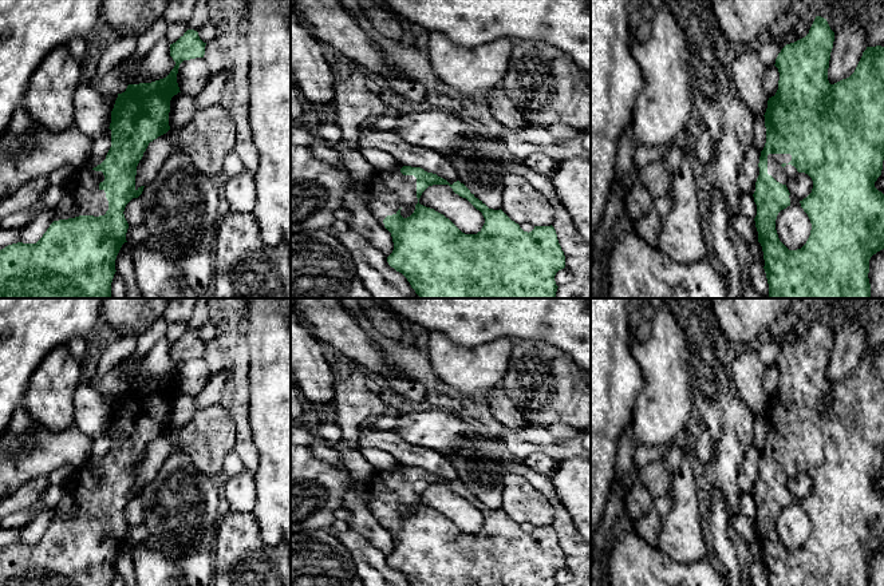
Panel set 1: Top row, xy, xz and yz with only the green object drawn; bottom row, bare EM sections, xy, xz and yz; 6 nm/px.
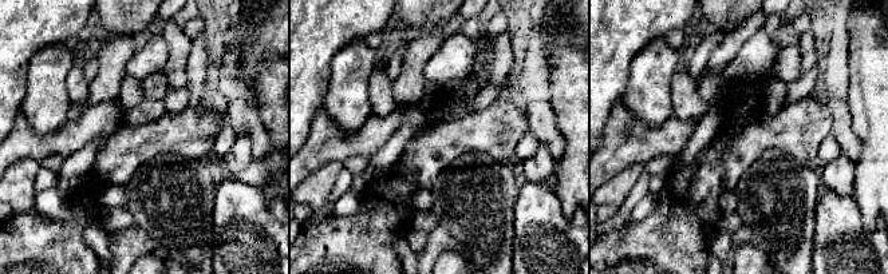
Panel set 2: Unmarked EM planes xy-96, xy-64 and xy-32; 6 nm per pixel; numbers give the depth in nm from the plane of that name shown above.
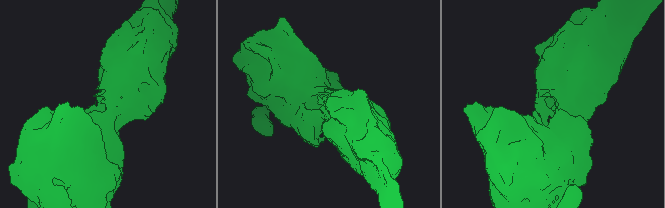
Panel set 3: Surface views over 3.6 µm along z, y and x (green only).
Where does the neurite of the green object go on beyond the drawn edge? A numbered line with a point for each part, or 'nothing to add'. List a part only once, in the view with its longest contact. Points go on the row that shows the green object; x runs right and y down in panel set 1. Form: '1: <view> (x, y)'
1: xy (82, 197)

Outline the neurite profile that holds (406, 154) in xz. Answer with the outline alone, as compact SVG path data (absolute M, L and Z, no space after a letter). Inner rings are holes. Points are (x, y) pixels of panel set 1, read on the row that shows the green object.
M364 122L359 130L359 149L379 149L392 155L399 165L421 167L427 173L437 174L450 185L458 181L453 158L422 146L404 142L394 131L371 131Z

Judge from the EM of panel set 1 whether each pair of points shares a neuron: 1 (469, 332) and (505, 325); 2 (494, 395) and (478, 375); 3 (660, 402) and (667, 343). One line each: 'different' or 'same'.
1: same
2: different
3: same

